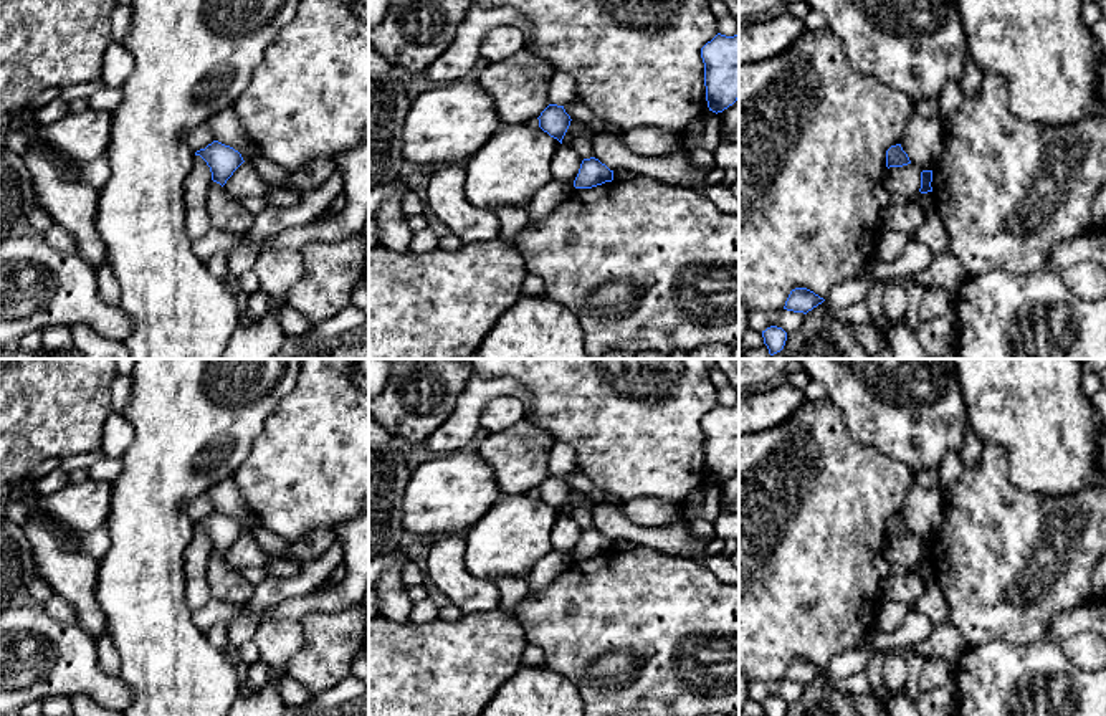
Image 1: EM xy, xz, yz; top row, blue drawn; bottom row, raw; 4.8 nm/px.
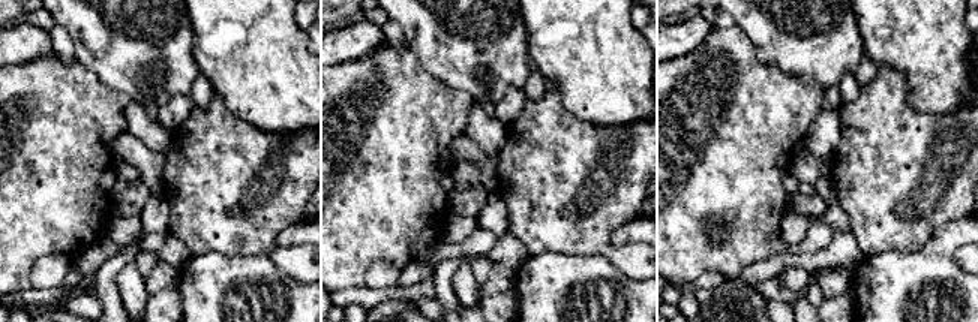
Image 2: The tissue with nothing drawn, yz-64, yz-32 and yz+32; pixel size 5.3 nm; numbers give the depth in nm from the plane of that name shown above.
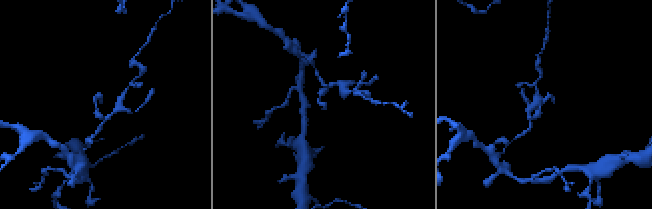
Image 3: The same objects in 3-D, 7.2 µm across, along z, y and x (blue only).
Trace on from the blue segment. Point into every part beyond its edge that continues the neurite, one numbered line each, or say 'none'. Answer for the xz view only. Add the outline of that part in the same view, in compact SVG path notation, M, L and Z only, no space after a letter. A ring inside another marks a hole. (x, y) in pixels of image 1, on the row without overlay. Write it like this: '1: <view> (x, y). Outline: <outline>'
none

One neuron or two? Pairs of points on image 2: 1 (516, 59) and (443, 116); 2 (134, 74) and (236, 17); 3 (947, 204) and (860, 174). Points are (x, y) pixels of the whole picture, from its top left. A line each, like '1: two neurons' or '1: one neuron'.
1: two neurons
2: two neurons
3: one neuron

